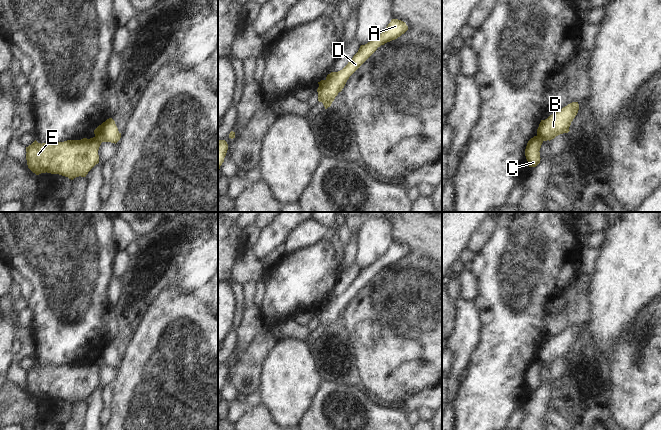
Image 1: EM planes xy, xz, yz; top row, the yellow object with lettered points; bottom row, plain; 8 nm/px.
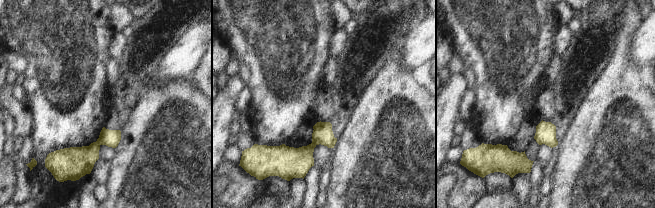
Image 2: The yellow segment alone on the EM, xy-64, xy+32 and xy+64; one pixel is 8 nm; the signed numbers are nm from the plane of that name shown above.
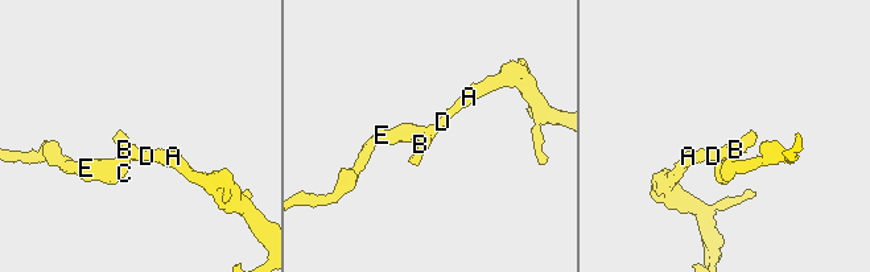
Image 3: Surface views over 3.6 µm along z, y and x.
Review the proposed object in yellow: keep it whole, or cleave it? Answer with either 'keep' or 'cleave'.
cleave

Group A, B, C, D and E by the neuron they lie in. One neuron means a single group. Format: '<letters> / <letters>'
A B D / C E

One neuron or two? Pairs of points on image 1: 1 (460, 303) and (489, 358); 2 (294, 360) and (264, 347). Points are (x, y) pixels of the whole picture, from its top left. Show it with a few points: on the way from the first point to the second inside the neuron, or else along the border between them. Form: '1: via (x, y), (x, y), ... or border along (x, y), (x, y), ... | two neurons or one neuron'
1: border along (481, 316), (481, 337), (470, 361) | two neurons
2: border along (276, 342), (264, 360), (260, 371) | two neurons

